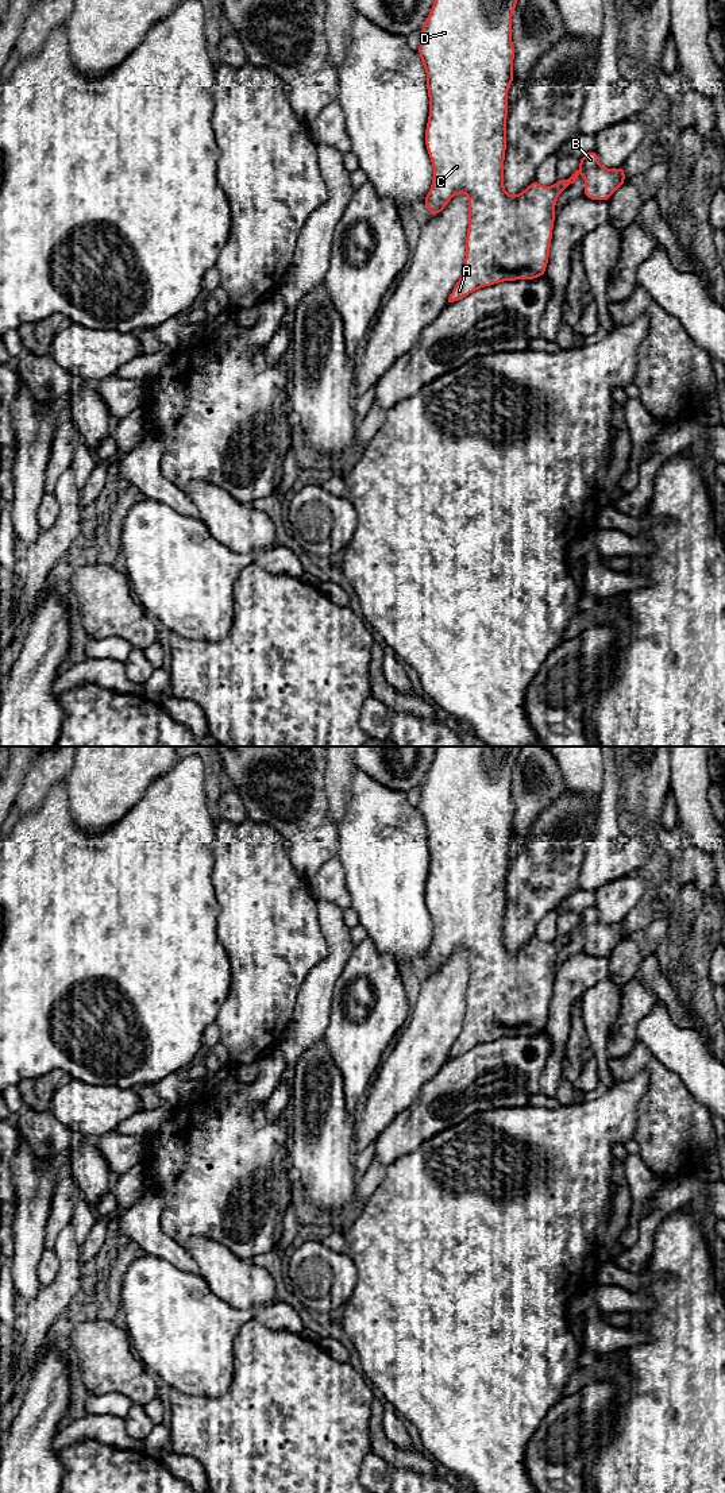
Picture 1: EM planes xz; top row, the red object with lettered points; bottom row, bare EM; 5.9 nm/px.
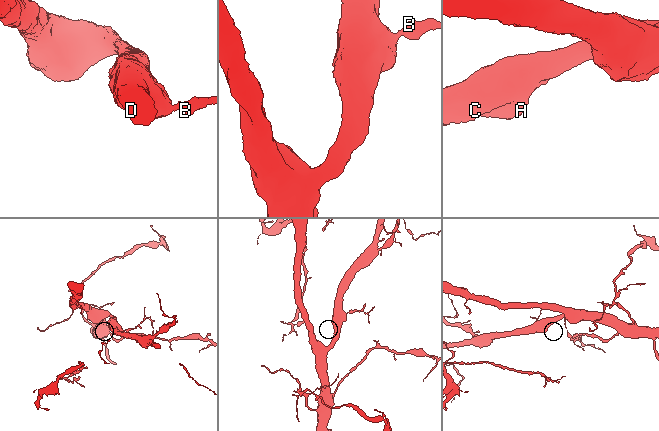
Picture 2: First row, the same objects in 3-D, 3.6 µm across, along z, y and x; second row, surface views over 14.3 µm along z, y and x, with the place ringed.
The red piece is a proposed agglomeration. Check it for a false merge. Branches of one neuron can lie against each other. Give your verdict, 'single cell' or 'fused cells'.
single cell

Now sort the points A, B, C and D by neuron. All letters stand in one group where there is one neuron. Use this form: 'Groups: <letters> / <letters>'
Groups: A B C D

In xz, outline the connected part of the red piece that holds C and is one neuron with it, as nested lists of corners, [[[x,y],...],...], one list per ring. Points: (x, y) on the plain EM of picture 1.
[[[436,746],[435,757],[421,783],[421,799],[417,806],[425,829],[429,853],[429,871],[425,883],[425,903],[433,923],[432,942],[423,958],[431,973],[439,971],[456,949],[468,952],[468,984],[466,1012],[459,1037],[448,1058],[463,1056],[477,1045],[502,1037],[536,1035],[545,1031],[555,980],[555,961],[559,949],[585,929],[583,952],[589,956],[609,957],[613,949],[626,938],[624,922],[606,925],[599,921],[595,906],[579,915],[579,925],[554,942],[543,942],[536,935],[516,952],[504,945],[504,918],[506,907],[508,845],[514,836],[512,826],[516,806],[512,798],[512,772],[521,746]]]

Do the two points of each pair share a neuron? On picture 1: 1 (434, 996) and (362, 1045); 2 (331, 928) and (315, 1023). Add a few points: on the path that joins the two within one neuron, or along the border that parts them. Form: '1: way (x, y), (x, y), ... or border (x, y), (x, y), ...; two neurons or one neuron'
1: border (411, 1009), (409, 1018), (404, 1025); two neurons
2: way (335, 952), (335, 961), (320, 980), (315, 999); one neuron

